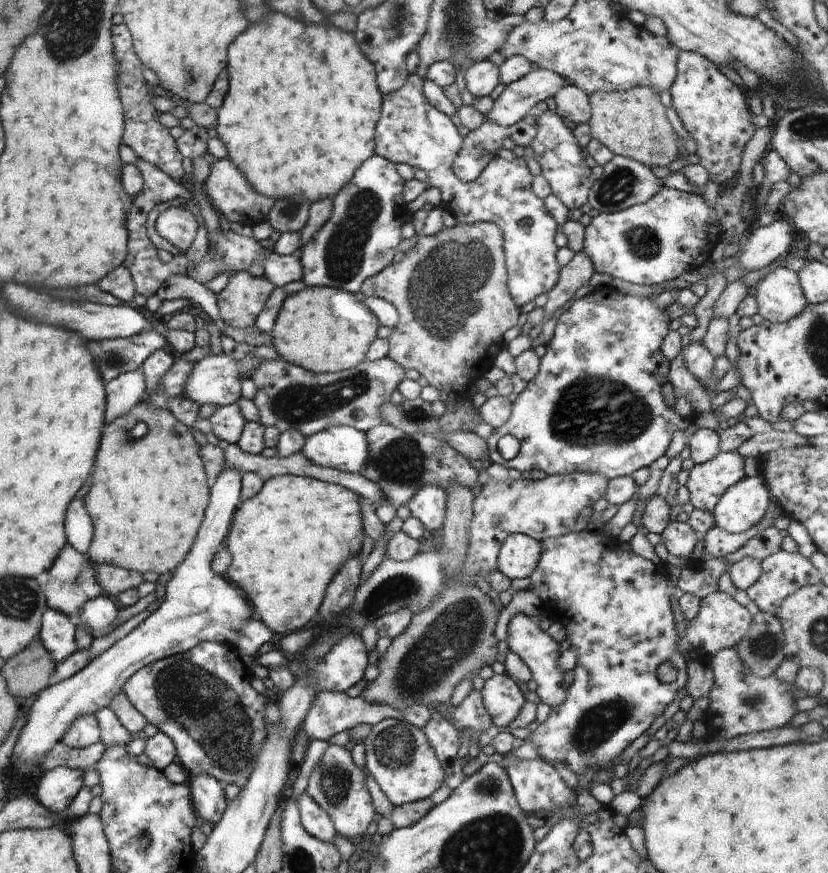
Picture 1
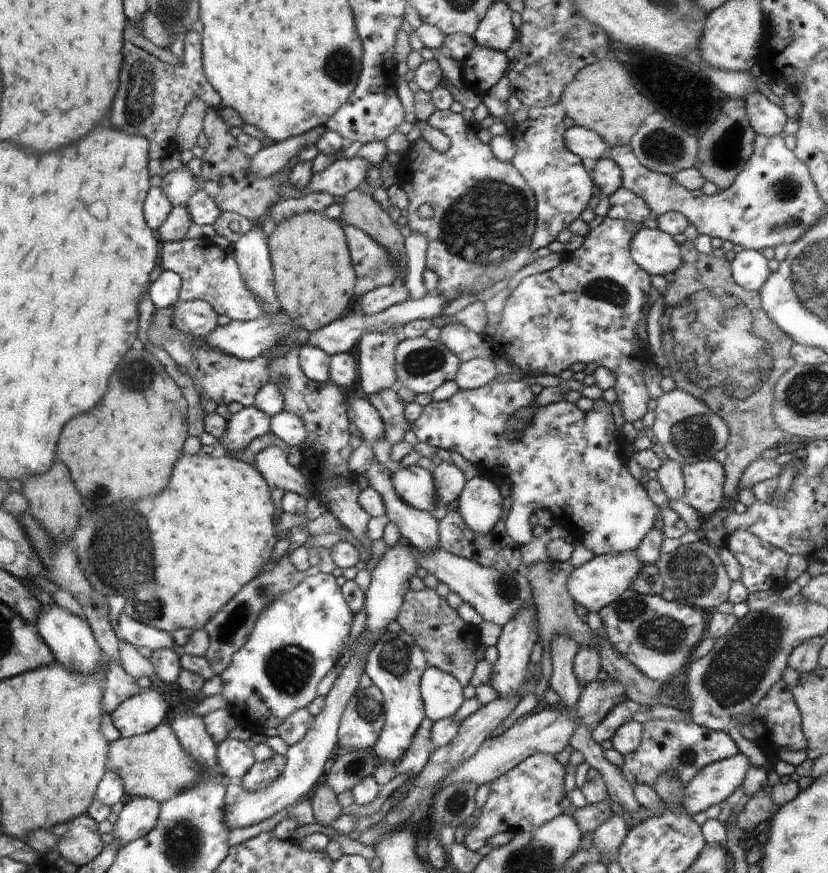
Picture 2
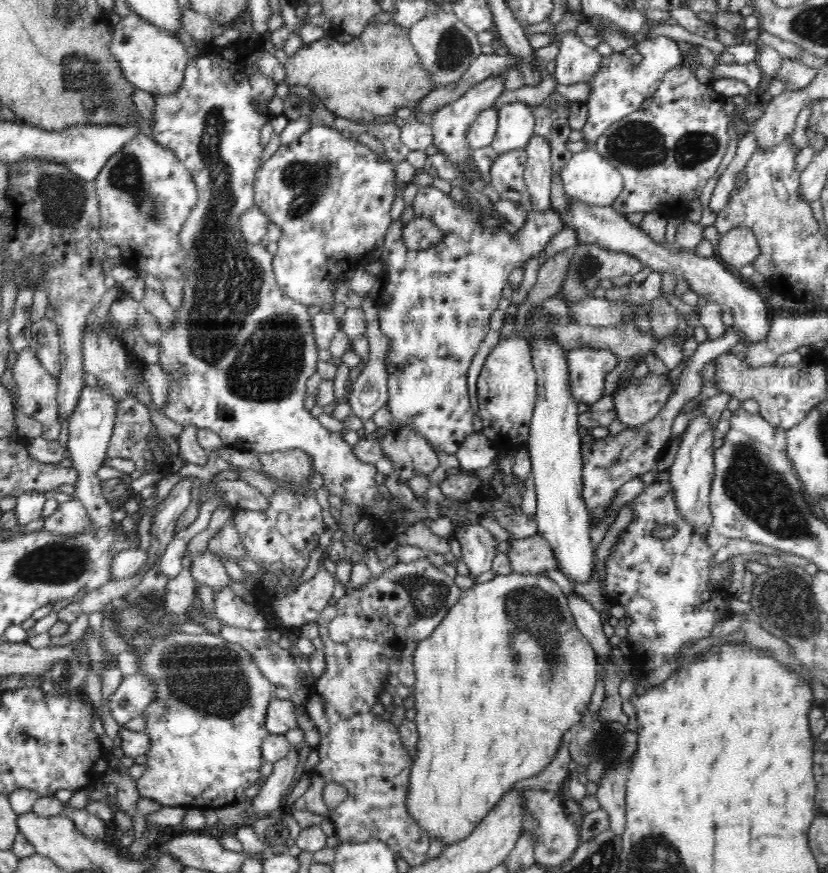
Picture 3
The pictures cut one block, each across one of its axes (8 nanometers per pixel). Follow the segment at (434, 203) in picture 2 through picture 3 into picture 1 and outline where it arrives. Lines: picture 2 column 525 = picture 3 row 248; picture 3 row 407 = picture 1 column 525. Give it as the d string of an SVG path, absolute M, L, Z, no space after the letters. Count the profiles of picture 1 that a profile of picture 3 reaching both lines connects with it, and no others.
M411 74L406 79L404 86L396 90L394 94L386 94L382 99L382 110L376 128L376 148L374 155L382 156L395 164L406 163L412 168L424 170L428 174L428 184L438 188L441 194L441 206L452 213L460 224L469 222L488 221L498 225L503 234L503 250L505 254L505 264L508 276L508 292L514 300L514 304L520 309L524 304L532 302L540 294L550 292L556 282L560 272L560 266L556 262L556 252L558 247L554 244L558 224L546 209L544 201L534 194L531 184L534 176L524 162L523 157L516 157L514 160L505 160L496 156L488 163L488 166L480 173L480 176L472 182L462 182L454 172L452 164L460 148L462 148L463 136L458 132L457 127L447 114L434 108L427 98L424 98L423 79L417 74Z

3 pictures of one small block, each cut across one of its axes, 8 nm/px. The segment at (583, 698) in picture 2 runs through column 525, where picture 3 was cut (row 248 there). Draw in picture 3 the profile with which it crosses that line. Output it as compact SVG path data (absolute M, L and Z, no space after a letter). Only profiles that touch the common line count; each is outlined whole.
M739 227L726 235L720 235L716 247L720 254L720 260L726 266L734 266L739 269L746 264L753 263L760 254L756 235L747 227Z

